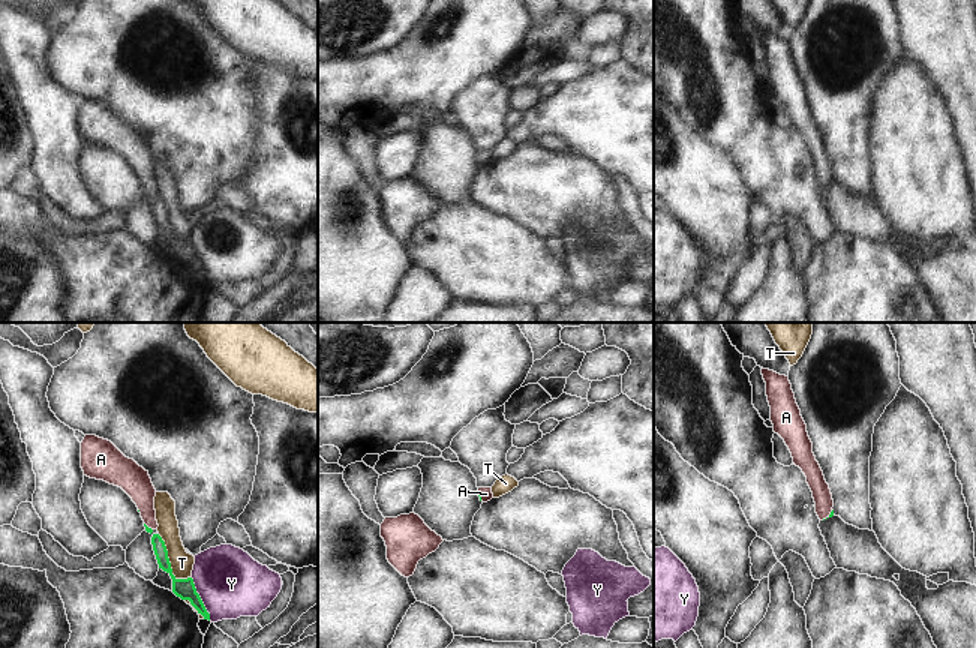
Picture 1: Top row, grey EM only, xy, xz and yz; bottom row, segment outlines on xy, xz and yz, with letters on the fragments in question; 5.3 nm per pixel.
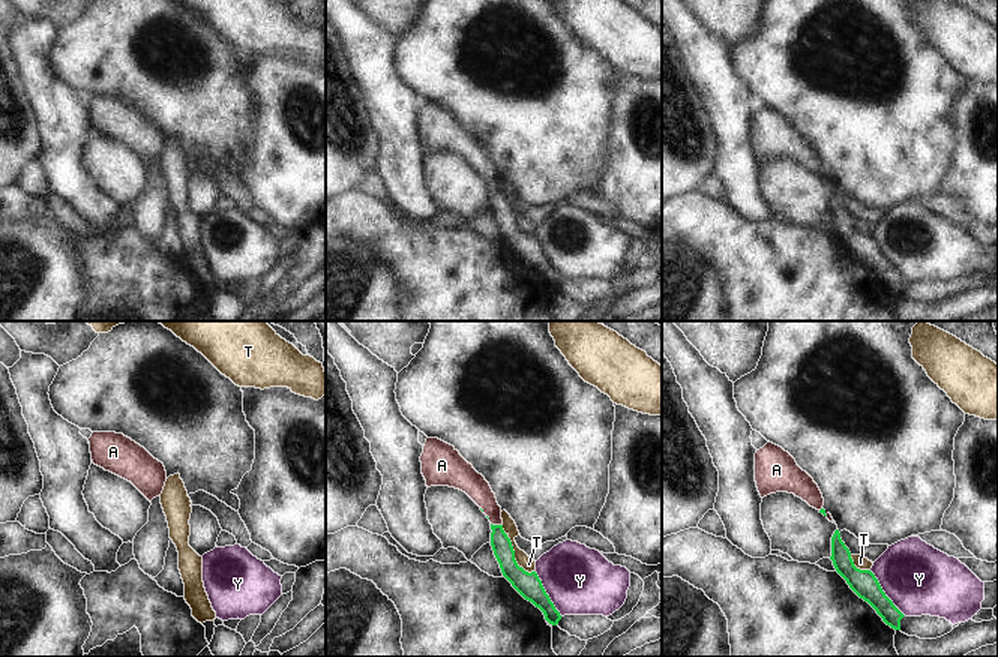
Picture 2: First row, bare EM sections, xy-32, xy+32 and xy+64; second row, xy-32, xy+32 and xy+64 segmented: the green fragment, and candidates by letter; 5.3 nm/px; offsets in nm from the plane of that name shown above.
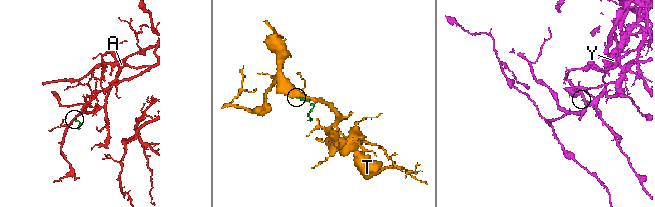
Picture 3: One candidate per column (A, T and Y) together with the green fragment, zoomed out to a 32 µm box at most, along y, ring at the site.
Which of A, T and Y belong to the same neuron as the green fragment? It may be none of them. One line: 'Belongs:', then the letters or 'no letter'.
Belongs: A

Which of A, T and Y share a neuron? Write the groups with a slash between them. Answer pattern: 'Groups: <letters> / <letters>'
Groups: A / T / Y

